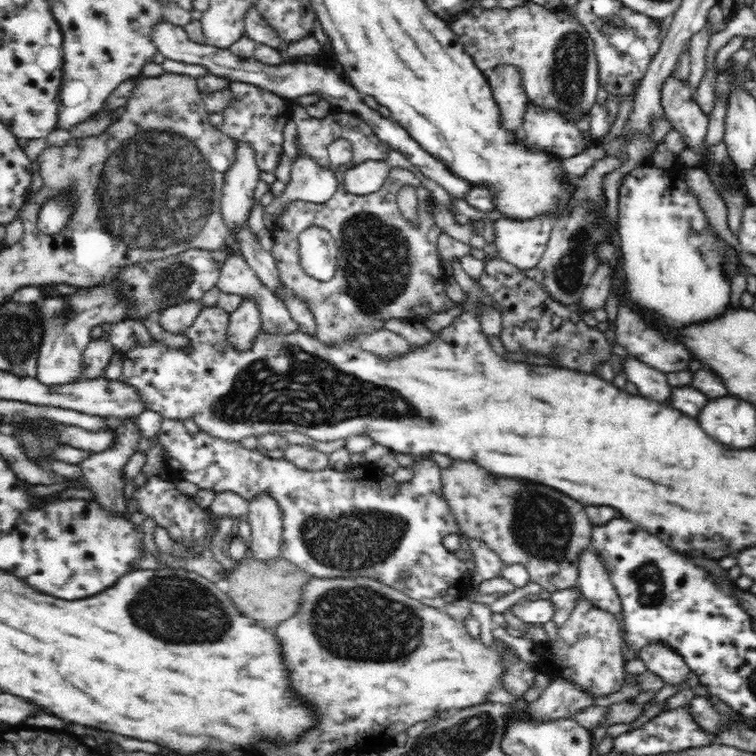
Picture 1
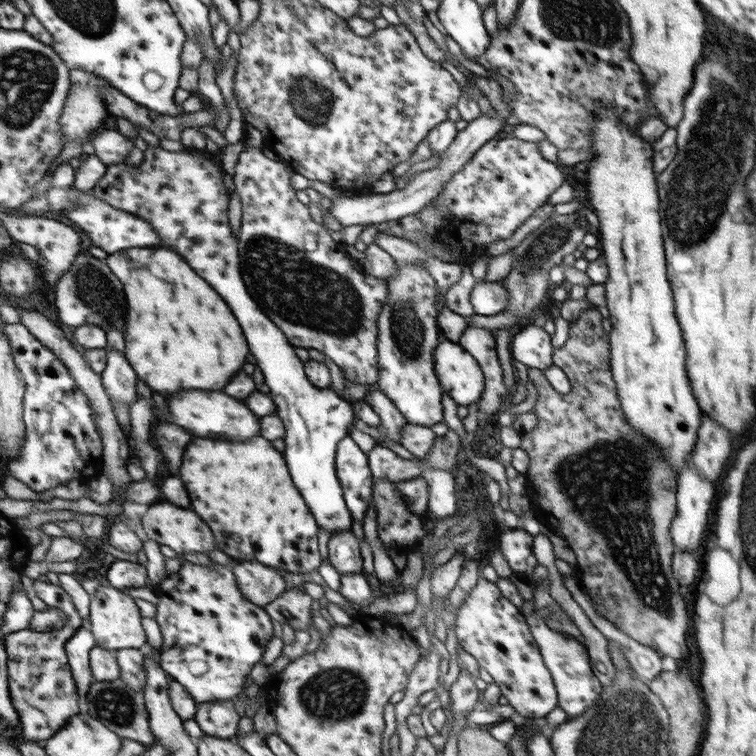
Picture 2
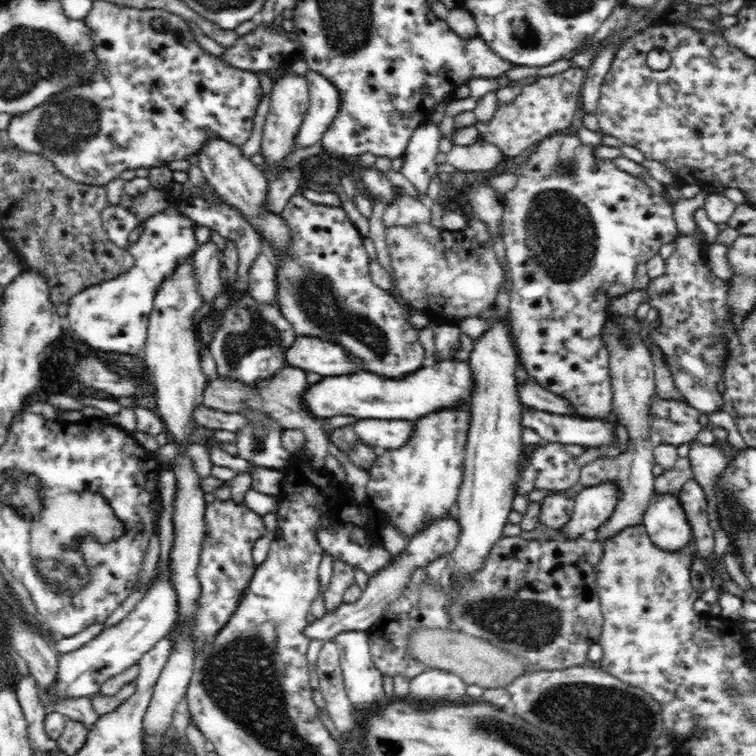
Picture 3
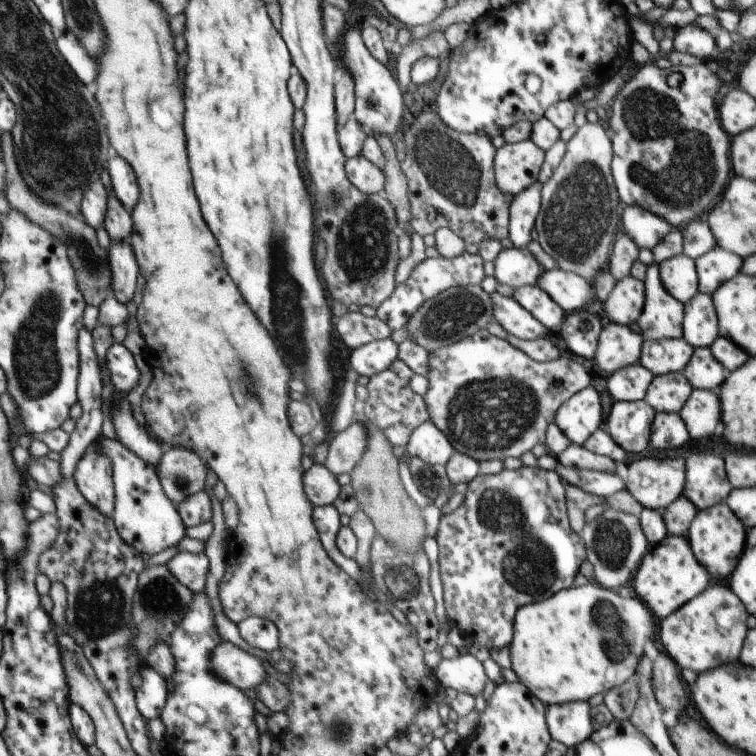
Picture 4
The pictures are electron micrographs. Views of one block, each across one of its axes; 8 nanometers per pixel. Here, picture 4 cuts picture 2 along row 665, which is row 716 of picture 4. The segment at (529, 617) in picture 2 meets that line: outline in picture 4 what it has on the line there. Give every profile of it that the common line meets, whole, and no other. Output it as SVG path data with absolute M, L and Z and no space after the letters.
M587 700L546 706L545 722L549 736L567 749L589 738L594 731Z

